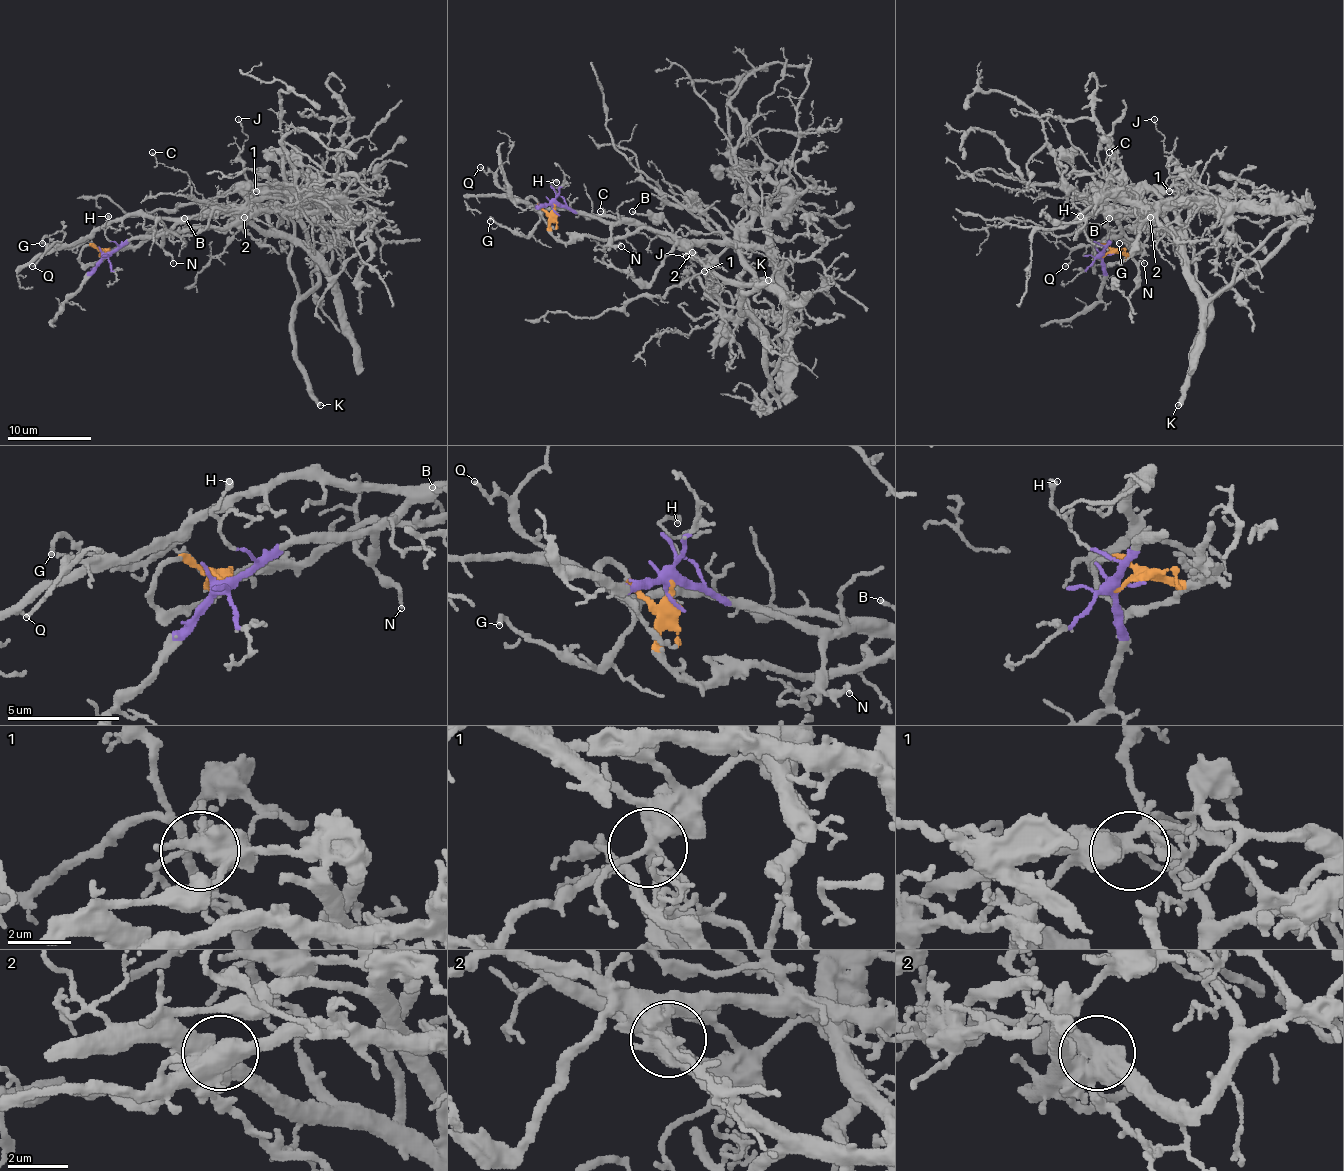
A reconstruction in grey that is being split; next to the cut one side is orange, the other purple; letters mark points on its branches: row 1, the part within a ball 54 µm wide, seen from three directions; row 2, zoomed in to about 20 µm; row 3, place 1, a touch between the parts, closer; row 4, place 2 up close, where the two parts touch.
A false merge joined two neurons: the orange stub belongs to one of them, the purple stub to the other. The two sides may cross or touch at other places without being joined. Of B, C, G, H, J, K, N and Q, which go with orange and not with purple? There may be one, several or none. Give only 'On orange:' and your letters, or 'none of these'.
On orange: none of these

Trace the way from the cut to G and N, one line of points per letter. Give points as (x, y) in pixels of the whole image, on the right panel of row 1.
G: (1104, 255), (1104, 249), (1119, 234), (1119, 224), (1111, 215), (1108, 228), (1134, 245), (1117, 236), (1119, 243)
N: (1104, 255), (1104, 249), (1113, 238), (1127, 236), (1140, 247), (1144, 264)

